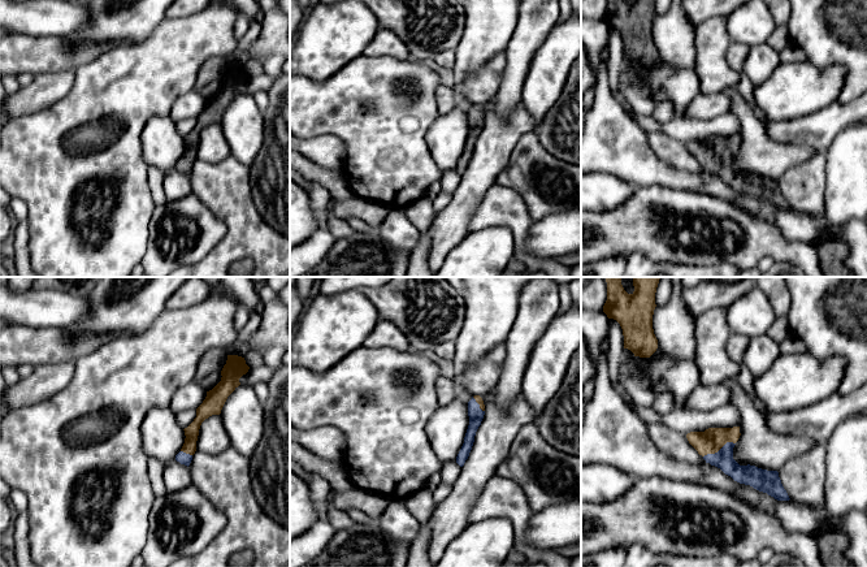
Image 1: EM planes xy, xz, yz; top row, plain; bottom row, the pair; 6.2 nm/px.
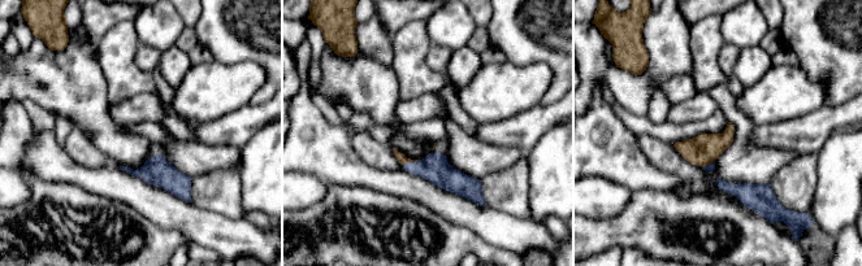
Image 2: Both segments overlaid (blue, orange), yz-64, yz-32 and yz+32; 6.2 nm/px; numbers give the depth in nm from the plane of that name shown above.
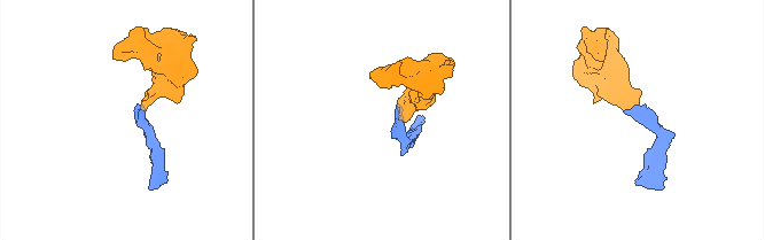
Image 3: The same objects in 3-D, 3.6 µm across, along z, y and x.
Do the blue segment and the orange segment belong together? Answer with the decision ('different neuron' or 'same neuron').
same neuron

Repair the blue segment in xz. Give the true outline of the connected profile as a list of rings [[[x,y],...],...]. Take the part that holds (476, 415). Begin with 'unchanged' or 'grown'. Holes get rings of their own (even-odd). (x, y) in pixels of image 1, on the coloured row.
grown; [[[480,395],[472,397],[468,402],[469,425],[464,437],[464,443],[456,456],[456,463],[463,467],[472,450],[474,436],[485,415],[485,404]]]

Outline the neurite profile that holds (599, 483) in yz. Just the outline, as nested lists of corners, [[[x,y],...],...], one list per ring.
[[[599,463],[581,466],[581,501],[607,503],[624,495],[633,477],[616,467]]]

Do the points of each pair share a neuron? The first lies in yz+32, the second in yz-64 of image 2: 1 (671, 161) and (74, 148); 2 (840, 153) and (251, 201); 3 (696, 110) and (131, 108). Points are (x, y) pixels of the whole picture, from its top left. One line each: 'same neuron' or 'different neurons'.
1: same neuron
2: same neuron
3: same neuron

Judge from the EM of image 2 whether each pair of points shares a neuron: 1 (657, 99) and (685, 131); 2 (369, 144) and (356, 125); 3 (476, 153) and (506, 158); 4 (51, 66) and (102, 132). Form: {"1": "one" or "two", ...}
{"1": "two", "2": "two", "3": "one", "4": "one"}

